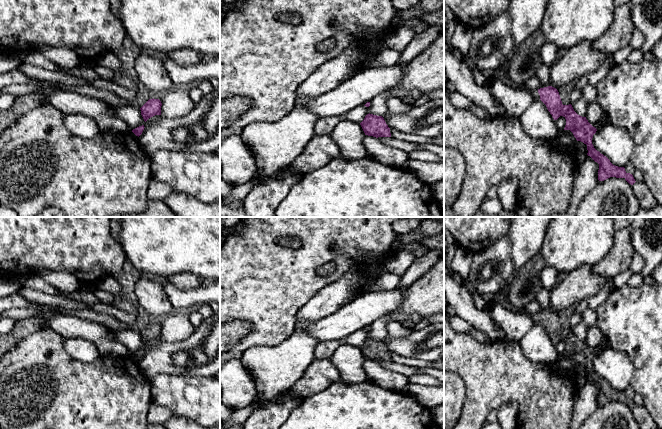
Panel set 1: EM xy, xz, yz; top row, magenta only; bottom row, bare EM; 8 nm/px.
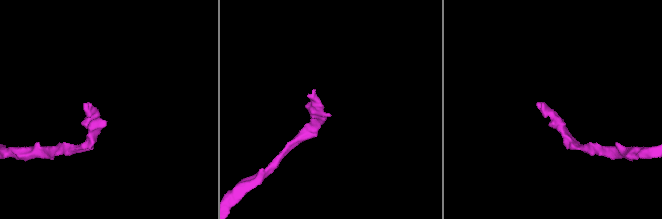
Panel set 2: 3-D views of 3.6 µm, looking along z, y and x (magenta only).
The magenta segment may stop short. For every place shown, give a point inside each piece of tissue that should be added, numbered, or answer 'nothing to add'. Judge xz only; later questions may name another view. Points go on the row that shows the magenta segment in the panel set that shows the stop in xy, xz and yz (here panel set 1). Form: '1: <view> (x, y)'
nothing to add

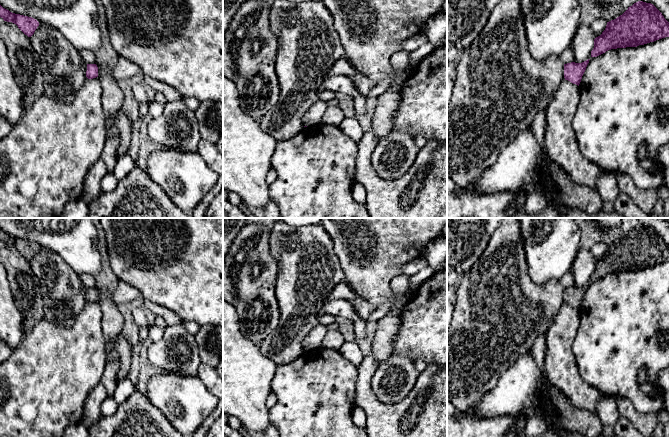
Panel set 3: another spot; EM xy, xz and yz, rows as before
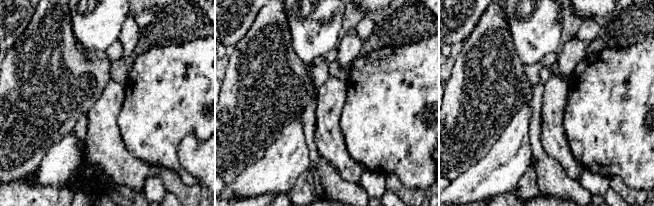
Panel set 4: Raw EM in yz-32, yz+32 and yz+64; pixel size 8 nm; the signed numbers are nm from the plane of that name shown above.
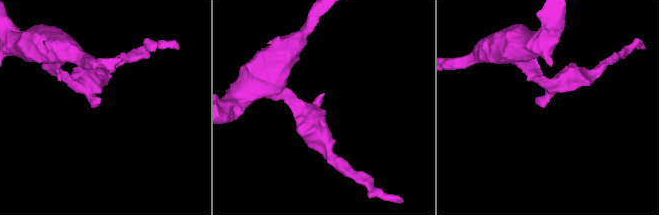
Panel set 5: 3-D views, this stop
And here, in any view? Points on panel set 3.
nothing to add

